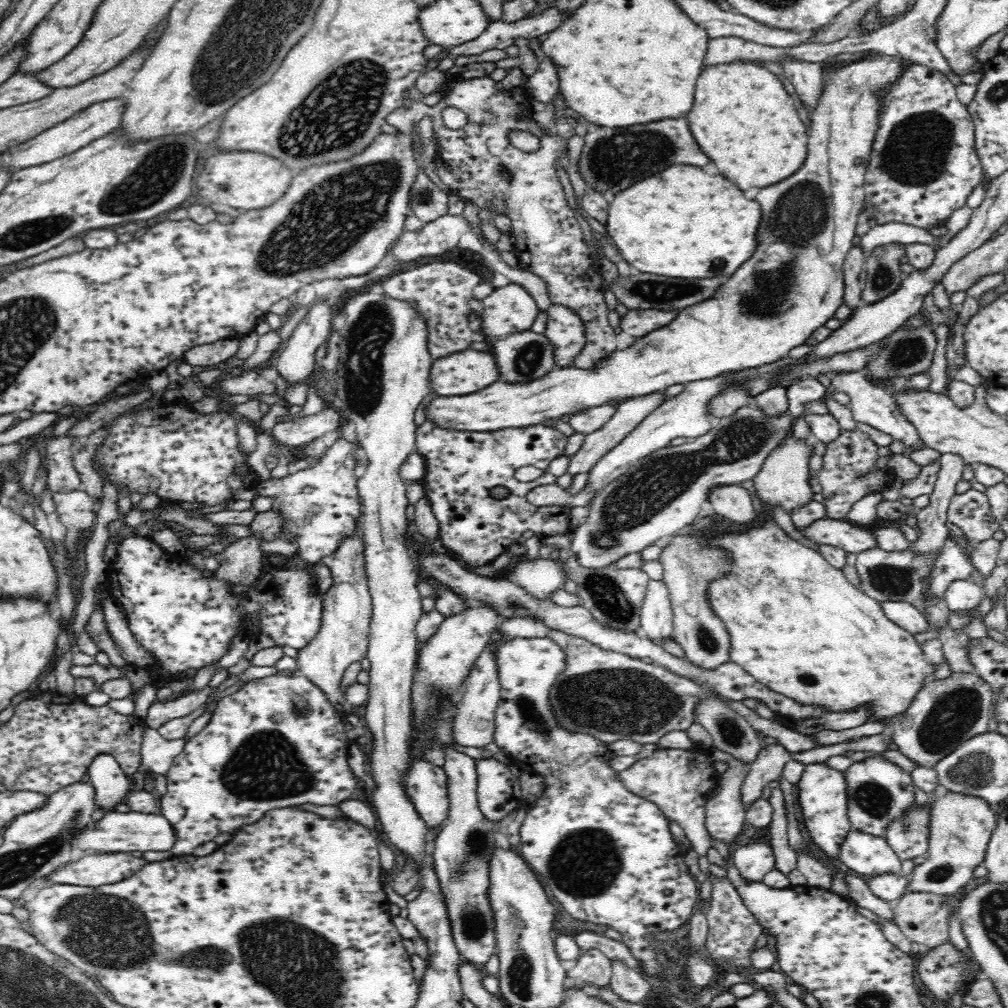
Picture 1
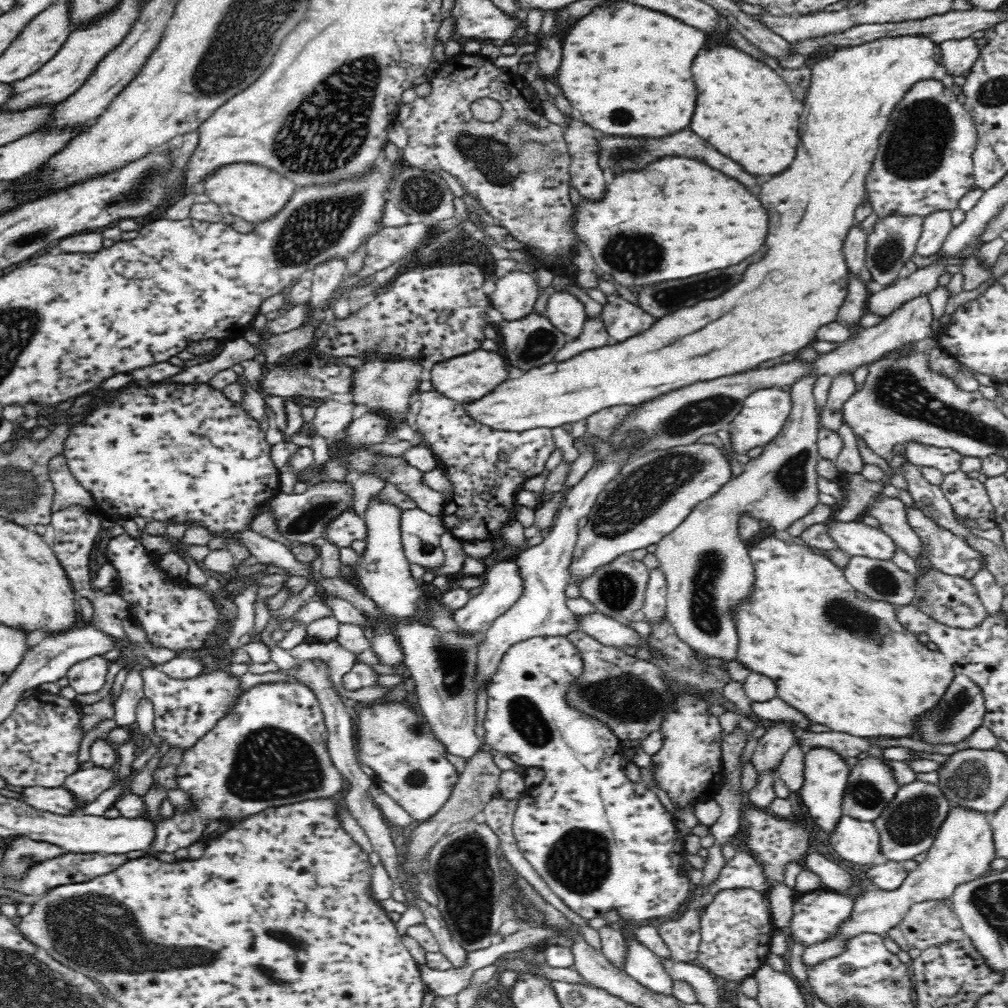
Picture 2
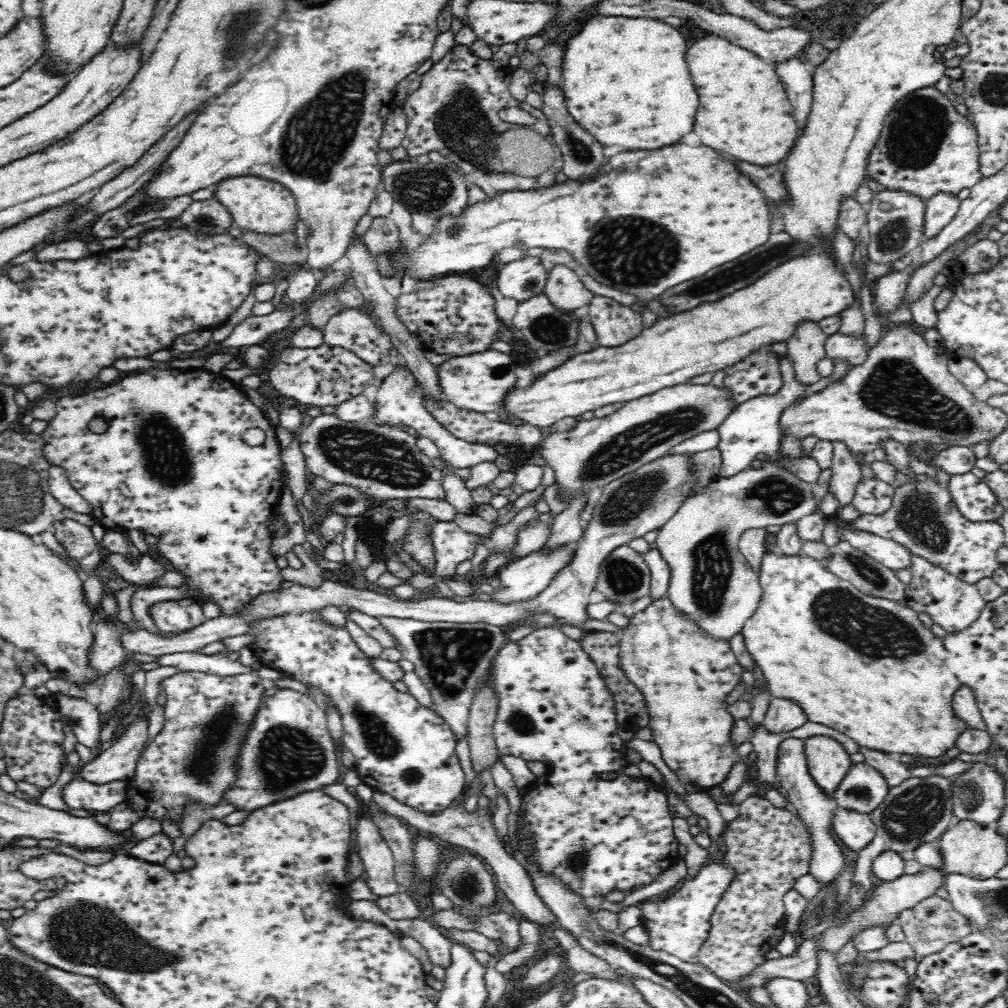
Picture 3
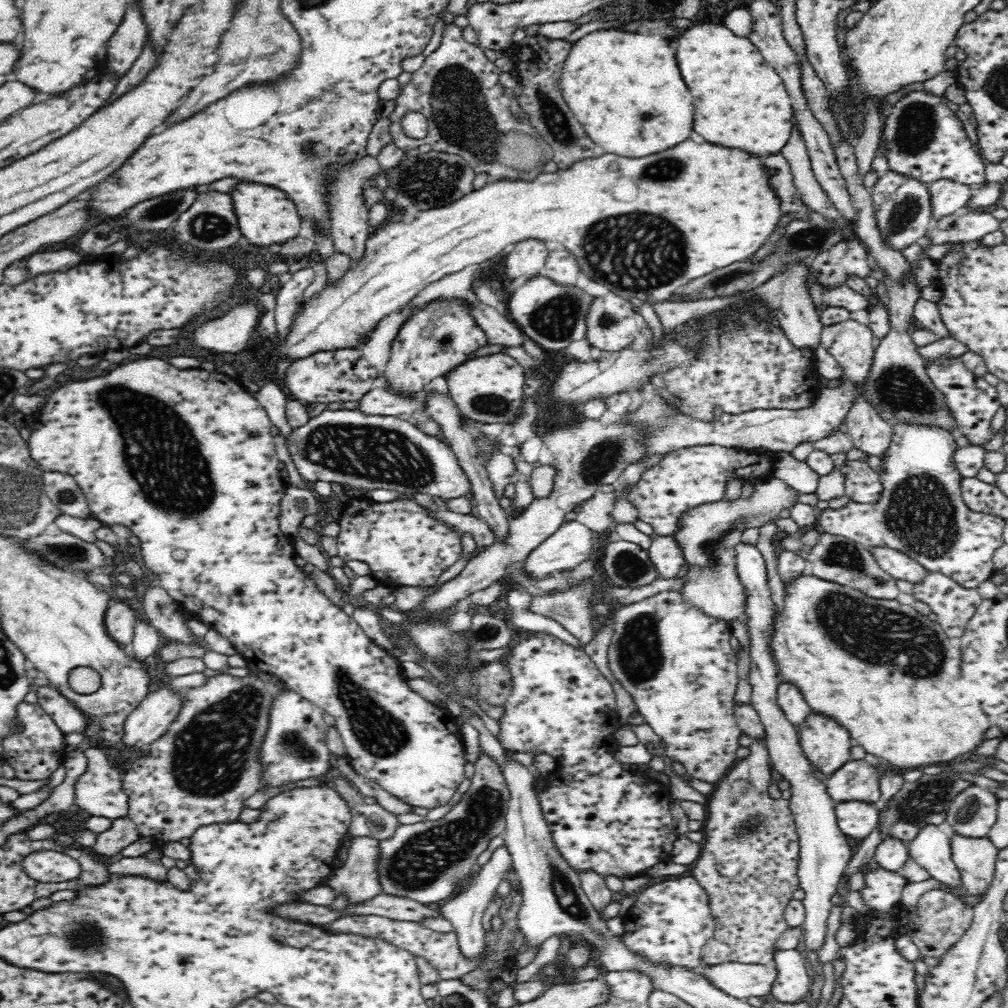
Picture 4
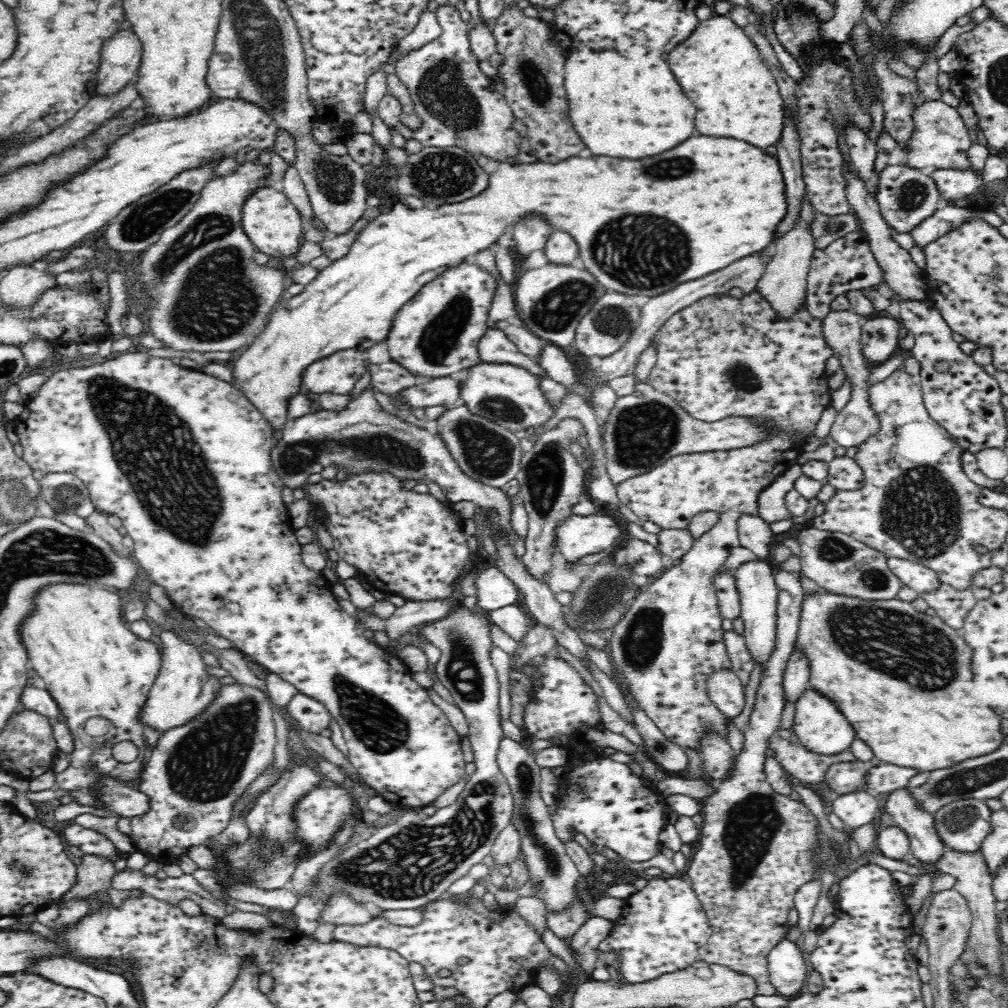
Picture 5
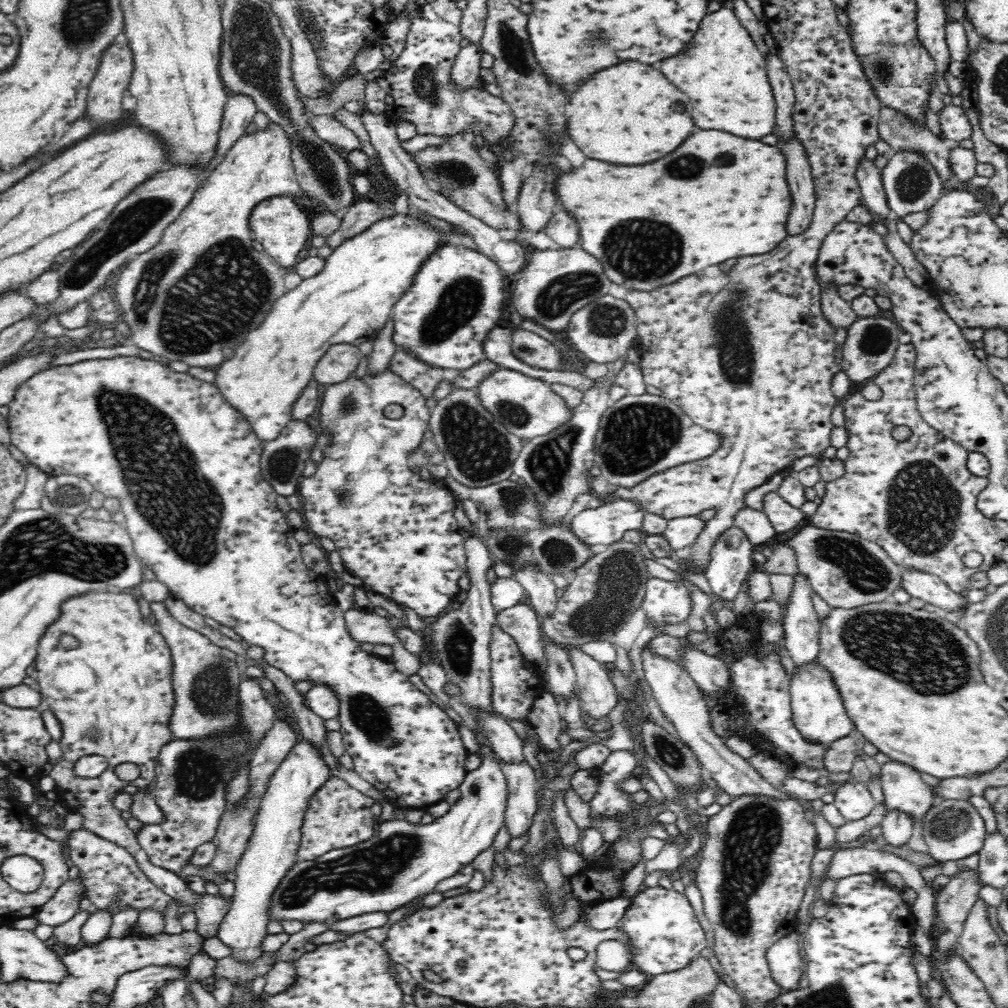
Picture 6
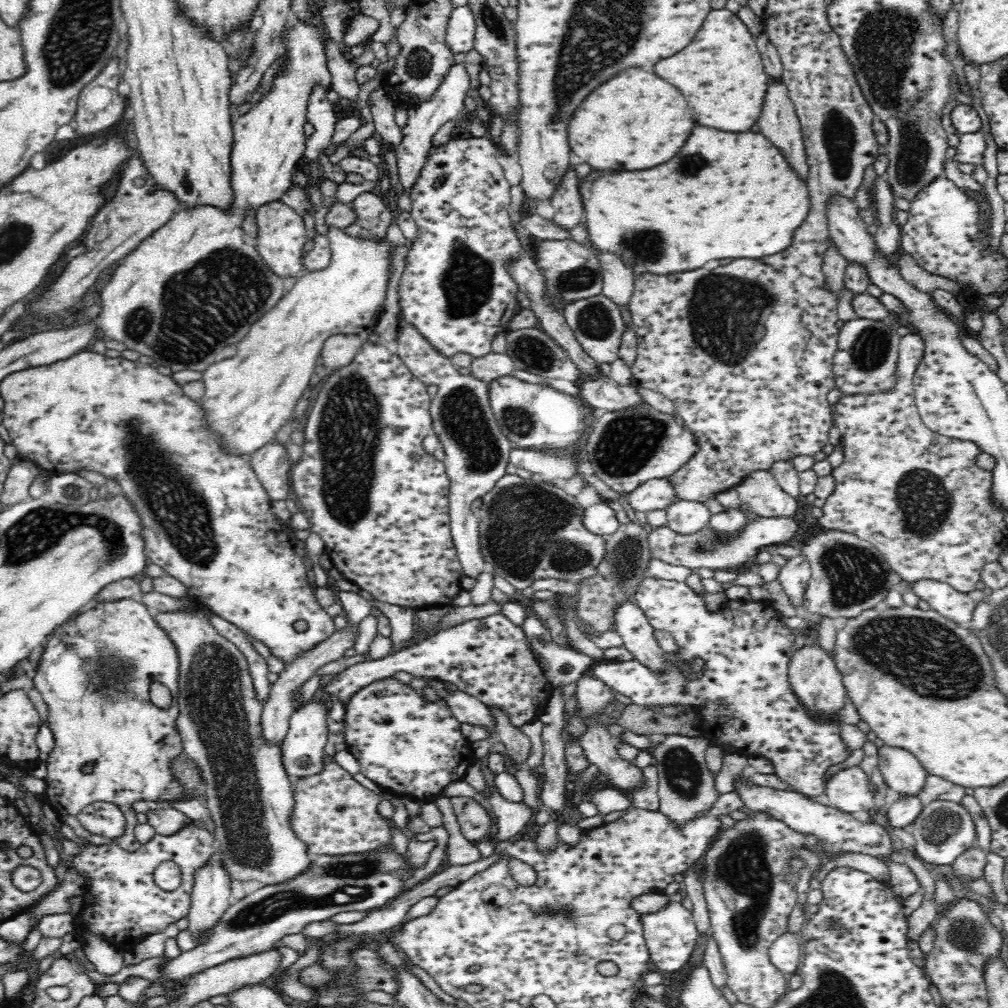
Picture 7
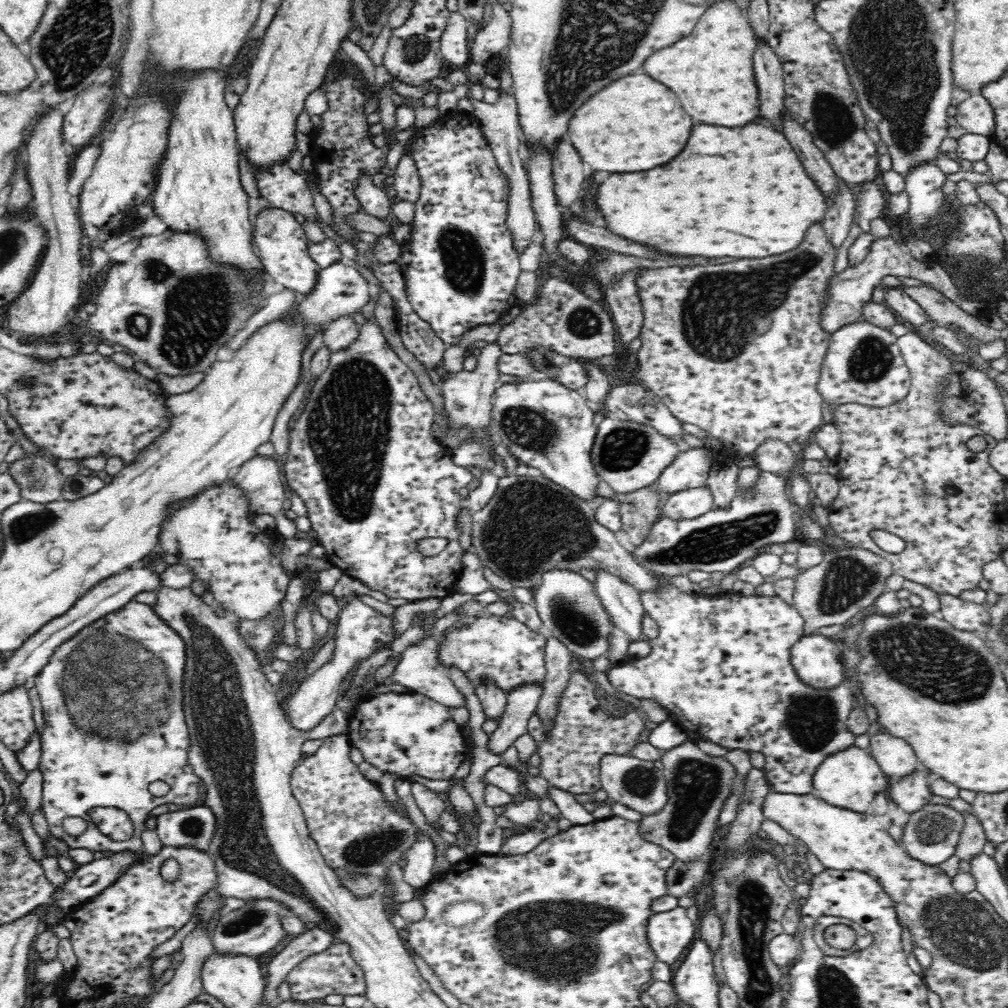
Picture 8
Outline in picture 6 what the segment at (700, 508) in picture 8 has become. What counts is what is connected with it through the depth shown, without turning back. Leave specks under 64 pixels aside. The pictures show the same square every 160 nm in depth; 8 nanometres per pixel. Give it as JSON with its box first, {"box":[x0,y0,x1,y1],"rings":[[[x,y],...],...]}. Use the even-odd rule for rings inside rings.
{"box":[663,515,706,553],"rings":[[[686,515],[668,519],[663,535],[670,541],[673,550],[684,553],[684,549],[695,544],[706,523],[706,520],[702,520],[698,515]]]}

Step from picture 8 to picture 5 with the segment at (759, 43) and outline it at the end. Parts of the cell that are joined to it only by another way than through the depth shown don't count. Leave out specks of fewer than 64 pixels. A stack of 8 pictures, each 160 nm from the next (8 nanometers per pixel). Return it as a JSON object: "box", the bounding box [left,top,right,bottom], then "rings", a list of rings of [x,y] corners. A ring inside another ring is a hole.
{"box":[757,195,819,317],"rings":[[[802,195],[798,205],[798,214],[793,227],[776,240],[774,256],[770,260],[762,278],[757,284],[759,292],[771,303],[771,306],[783,317],[792,316],[800,305],[806,303],[807,276],[810,270],[810,259],[816,245],[812,235],[812,224],[819,211],[812,204],[808,195]]]}

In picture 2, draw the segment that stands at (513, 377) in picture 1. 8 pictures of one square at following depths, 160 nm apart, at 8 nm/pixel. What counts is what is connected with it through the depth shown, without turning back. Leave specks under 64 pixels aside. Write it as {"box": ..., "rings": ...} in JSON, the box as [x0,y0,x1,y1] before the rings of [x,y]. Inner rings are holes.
{"box":[499,310,569,371],"rings":[[[536,310],[514,320],[503,320],[499,323],[500,332],[504,337],[504,348],[508,363],[522,371],[539,367],[553,360],[553,356],[569,341],[567,335],[559,330],[545,314],[538,314]]]}

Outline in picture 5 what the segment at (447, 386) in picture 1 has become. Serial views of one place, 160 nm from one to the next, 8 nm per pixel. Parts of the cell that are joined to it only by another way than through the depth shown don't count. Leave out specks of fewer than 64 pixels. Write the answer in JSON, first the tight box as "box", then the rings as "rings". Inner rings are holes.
{"box":[460,362,555,432],"rings":[[[481,362],[461,375],[463,377],[460,397],[464,399],[465,405],[471,412],[484,416],[504,428],[514,432],[530,428],[538,430],[538,426],[546,424],[555,413],[540,386],[540,380],[519,366]]]}

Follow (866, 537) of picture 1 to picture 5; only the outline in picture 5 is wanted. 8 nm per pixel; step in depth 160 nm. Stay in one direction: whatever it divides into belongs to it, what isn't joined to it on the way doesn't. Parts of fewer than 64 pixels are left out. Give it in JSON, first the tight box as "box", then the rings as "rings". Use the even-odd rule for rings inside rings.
{"box":[888,557,942,596],"rings":[[[888,557],[888,567],[904,585],[916,591],[918,596],[936,592],[942,583],[938,574],[931,568],[914,564],[911,560]]]}

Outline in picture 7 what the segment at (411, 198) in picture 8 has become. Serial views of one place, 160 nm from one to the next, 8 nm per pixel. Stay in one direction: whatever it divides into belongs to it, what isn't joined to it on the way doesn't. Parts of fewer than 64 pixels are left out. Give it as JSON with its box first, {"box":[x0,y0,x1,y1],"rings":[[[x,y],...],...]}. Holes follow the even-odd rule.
{"box":[394,63,470,194],"rings":[[[463,63],[454,64],[444,78],[442,84],[432,93],[429,99],[418,104],[413,104],[407,109],[408,119],[406,126],[401,129],[402,138],[394,148],[397,157],[398,180],[401,190],[408,194],[411,188],[418,182],[421,170],[424,168],[429,148],[432,144],[432,136],[450,120],[459,121],[465,106],[464,95],[470,87],[468,72]]]}

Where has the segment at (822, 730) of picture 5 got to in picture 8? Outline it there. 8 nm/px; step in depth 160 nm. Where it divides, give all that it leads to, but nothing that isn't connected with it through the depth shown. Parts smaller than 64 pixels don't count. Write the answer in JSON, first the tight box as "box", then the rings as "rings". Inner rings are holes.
{"box":[791,632,843,688],"rings":[[[816,632],[802,635],[792,645],[791,663],[798,677],[816,688],[830,688],[843,679],[840,646]]]}

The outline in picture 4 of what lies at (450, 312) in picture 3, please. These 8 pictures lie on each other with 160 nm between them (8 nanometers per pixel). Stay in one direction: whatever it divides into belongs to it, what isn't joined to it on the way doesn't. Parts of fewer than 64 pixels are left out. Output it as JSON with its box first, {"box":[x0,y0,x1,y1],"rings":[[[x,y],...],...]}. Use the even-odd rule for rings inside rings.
{"box":[472,302,529,348],"rings":[[[476,302],[472,308],[472,315],[475,316],[480,328],[487,335],[488,344],[522,348],[522,345],[529,340],[529,337],[518,328],[514,320],[511,320],[509,316],[498,313],[495,308],[482,302]]]}

